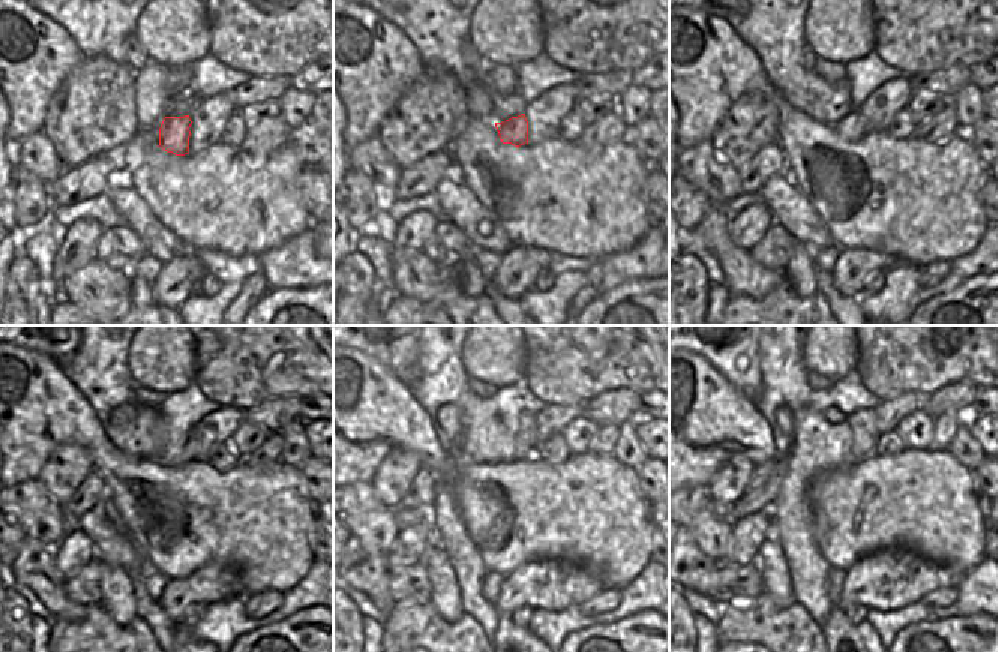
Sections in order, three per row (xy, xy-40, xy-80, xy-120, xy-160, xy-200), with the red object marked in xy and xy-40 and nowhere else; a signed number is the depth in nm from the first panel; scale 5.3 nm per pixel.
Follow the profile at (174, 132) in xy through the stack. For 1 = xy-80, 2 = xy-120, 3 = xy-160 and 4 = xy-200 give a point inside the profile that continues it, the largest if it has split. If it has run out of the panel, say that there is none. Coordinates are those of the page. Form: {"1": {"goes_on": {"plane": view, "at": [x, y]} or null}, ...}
{"1": {"goes_on": {"plane": "xy-80", "at": [853, 128]}}, "2": {"goes_on": {"plane": "xy-120", "at": [186, 454]}}, "3": {"goes_on": {"plane": "xy-160", "at": [527, 435]}}, "4": {"goes_on": {"plane": "xy-200", "at": [863, 423]}}}

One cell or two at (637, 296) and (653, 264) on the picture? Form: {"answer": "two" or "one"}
{"answer": "two"}

